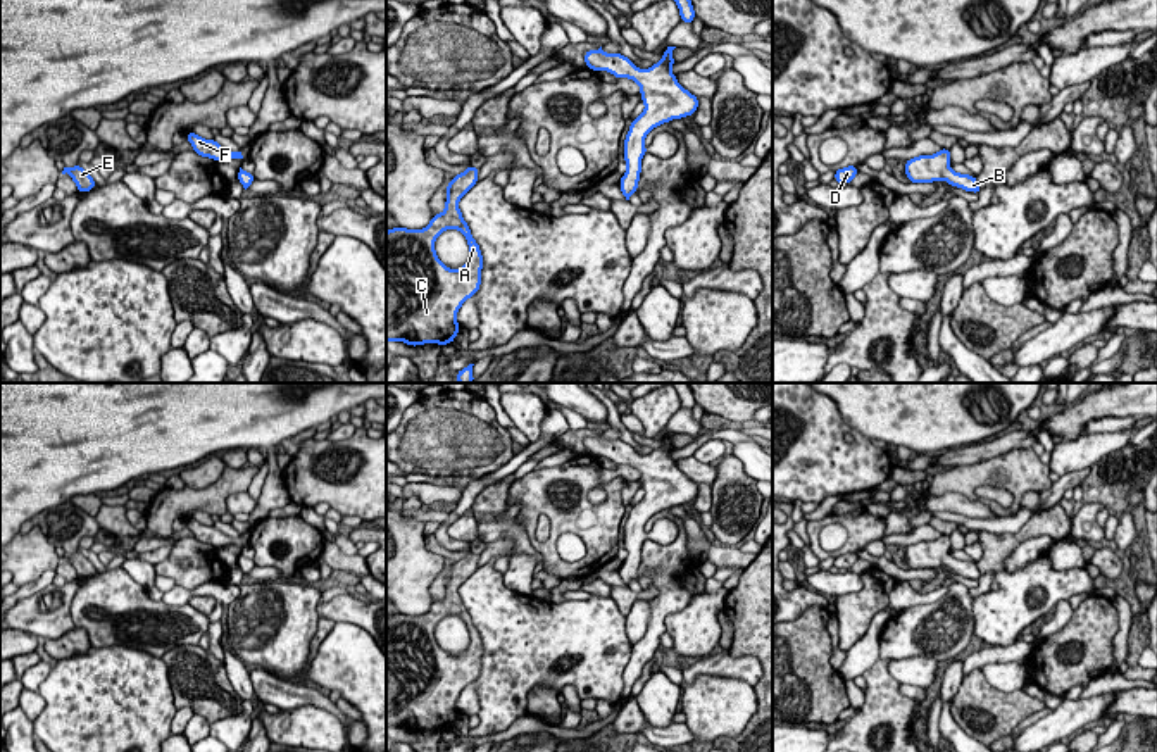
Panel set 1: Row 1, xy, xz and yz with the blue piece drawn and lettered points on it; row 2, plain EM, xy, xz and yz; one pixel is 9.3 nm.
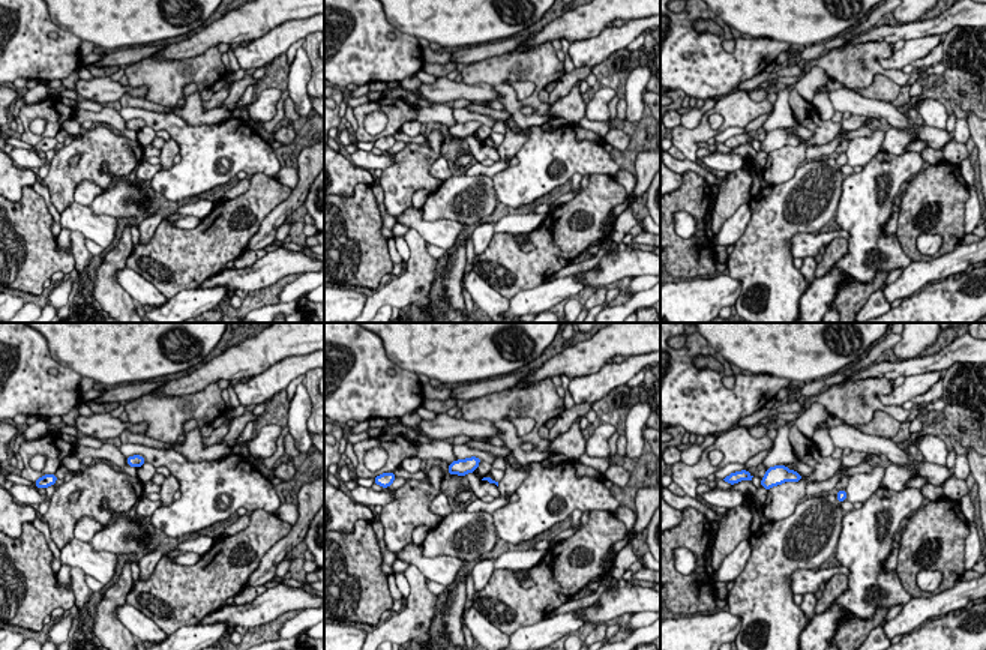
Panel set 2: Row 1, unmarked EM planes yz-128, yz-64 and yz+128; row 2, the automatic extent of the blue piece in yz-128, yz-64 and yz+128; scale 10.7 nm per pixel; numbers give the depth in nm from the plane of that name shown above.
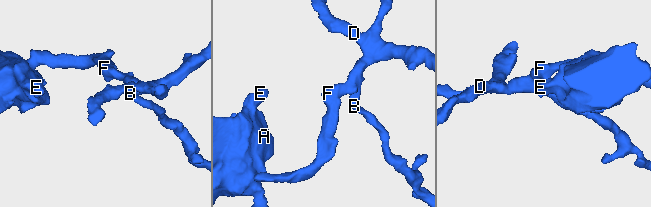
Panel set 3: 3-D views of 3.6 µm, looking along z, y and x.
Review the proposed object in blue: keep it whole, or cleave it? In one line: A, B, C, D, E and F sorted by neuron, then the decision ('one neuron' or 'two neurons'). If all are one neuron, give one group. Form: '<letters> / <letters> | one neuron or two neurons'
A B C D E F | one neuron

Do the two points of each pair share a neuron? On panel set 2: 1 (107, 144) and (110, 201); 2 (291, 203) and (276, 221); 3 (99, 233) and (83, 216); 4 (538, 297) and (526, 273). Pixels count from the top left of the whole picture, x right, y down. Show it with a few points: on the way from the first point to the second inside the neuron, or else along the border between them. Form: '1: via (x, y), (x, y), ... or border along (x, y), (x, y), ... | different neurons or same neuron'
1: border along (104, 188), (107, 189) | different neurons
2: via (287, 207), (278, 216) | same neuron
3: via (95, 228), (87, 221) | same neuron
4: border along (542, 282), (532, 288), (520, 290), (509, 299) | different neurons

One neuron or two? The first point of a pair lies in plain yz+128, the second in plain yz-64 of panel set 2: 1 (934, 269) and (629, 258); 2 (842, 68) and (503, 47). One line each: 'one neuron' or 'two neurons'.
1: two neurons
2: two neurons

